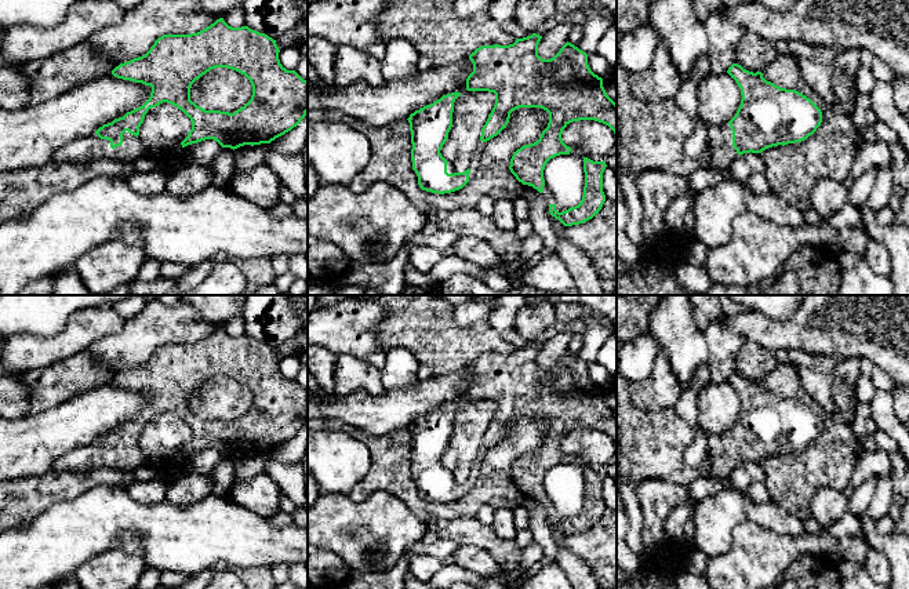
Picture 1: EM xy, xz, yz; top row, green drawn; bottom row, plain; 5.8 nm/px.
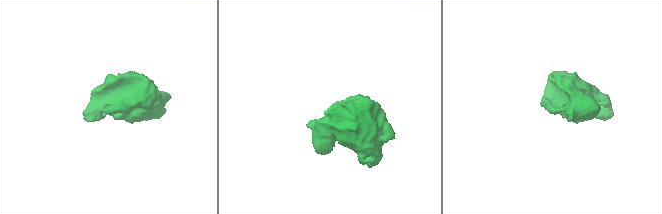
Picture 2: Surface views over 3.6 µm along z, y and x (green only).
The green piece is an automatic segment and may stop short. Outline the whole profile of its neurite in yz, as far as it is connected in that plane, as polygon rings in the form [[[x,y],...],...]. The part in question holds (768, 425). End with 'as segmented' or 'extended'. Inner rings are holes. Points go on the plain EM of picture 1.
[[[732,372],[727,382],[741,397],[742,408],[735,425],[728,432],[720,436],[709,435],[708,437],[713,475],[728,476],[743,462],[761,462],[772,455],[801,451],[821,435],[821,418],[801,401],[781,397],[767,390],[761,381],[749,381],[738,372]]]; extended

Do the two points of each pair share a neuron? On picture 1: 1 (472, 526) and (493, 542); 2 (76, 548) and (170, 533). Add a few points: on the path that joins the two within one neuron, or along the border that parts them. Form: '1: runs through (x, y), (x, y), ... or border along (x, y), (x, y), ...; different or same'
1: runs through (477, 531), (487, 540); same
2: runs through (100, 524), (146, 523); same

